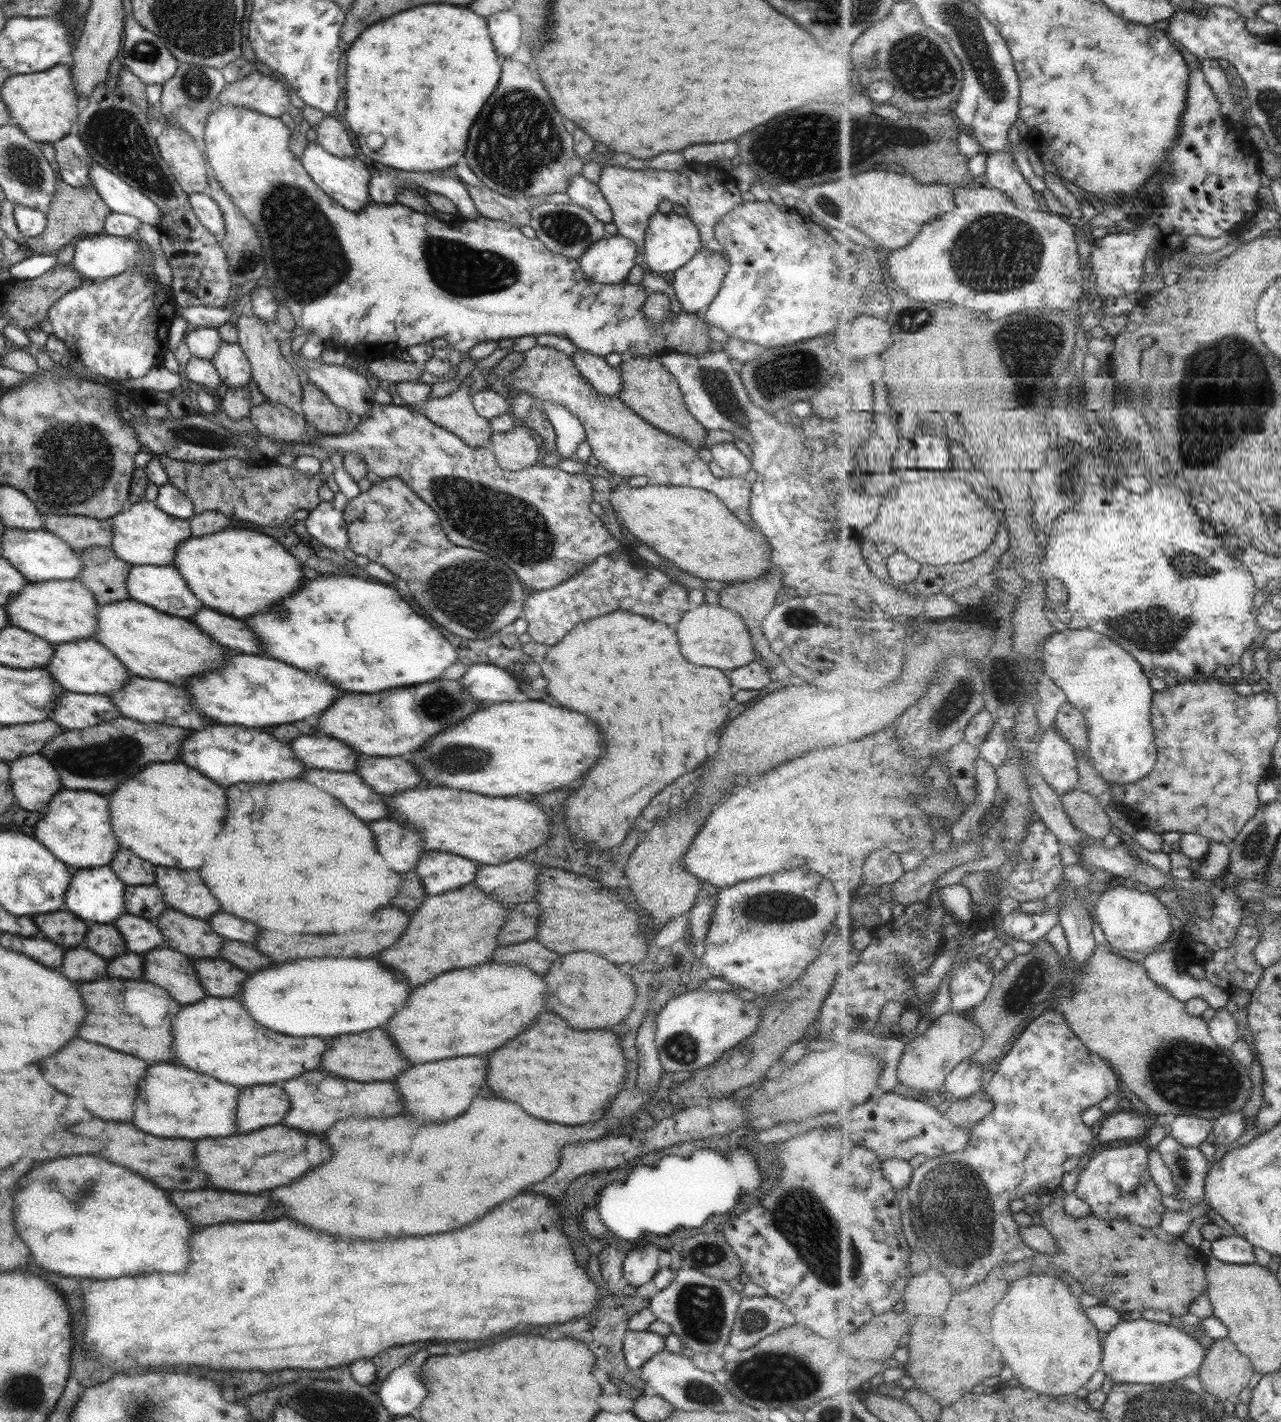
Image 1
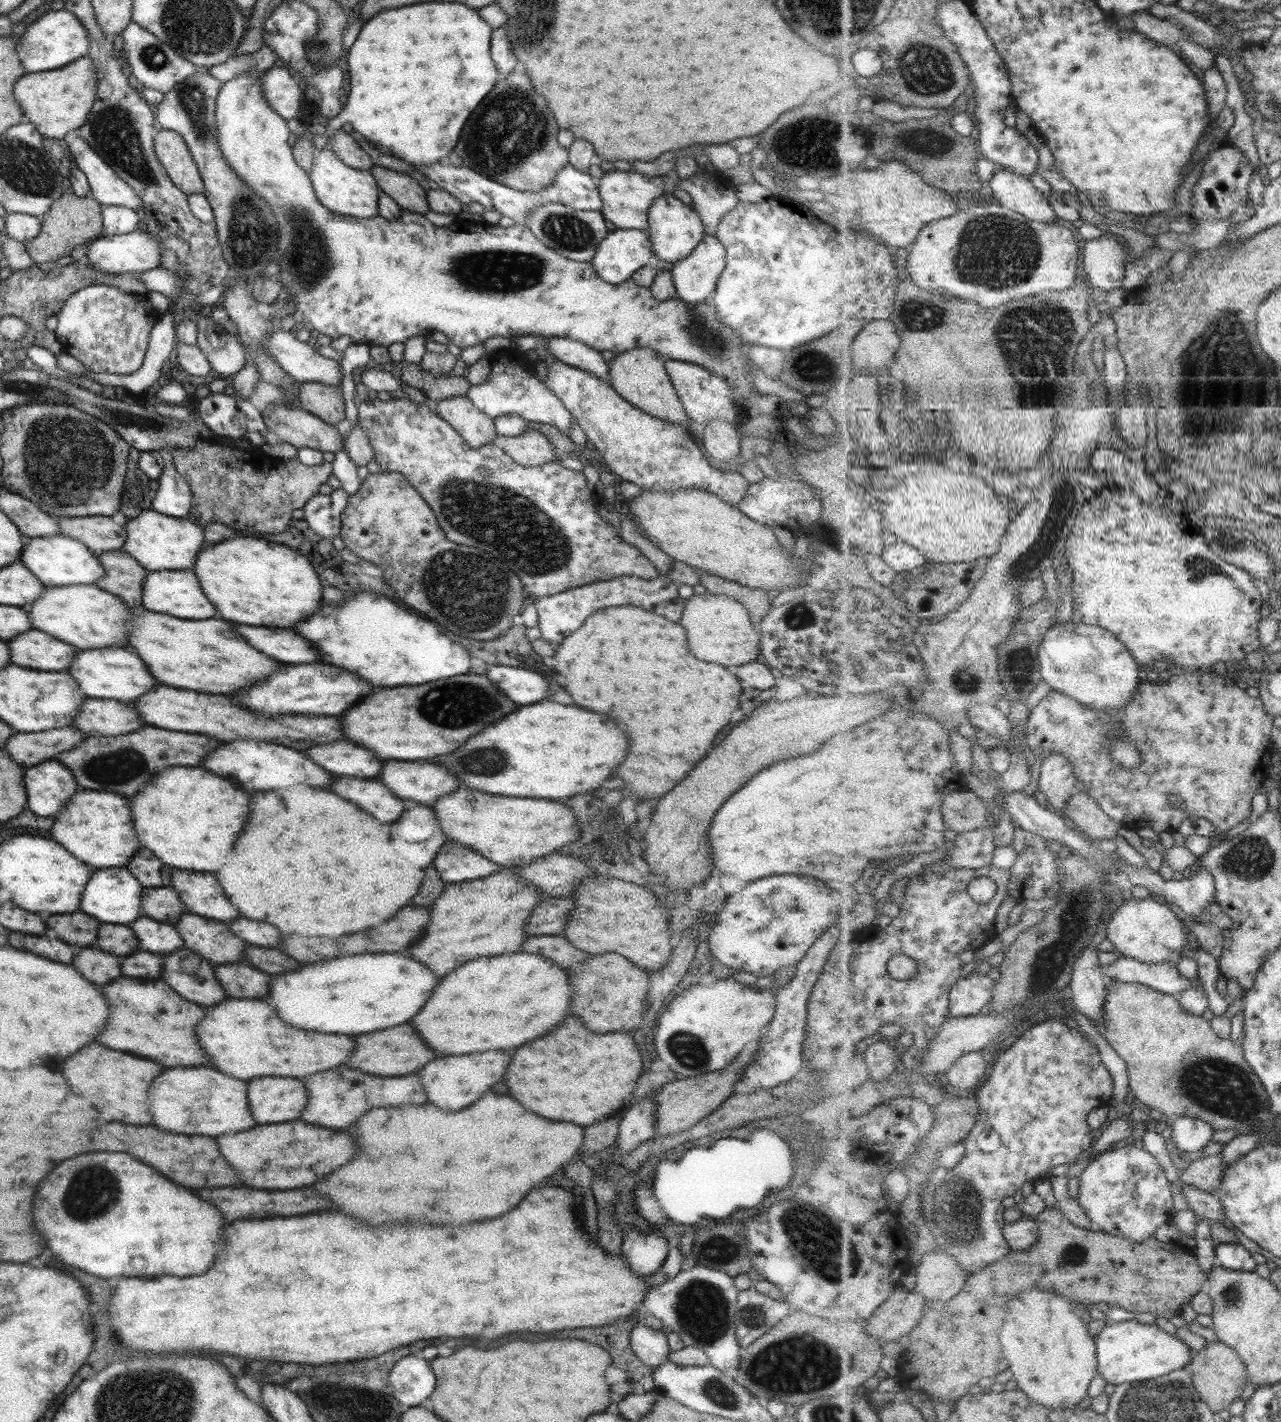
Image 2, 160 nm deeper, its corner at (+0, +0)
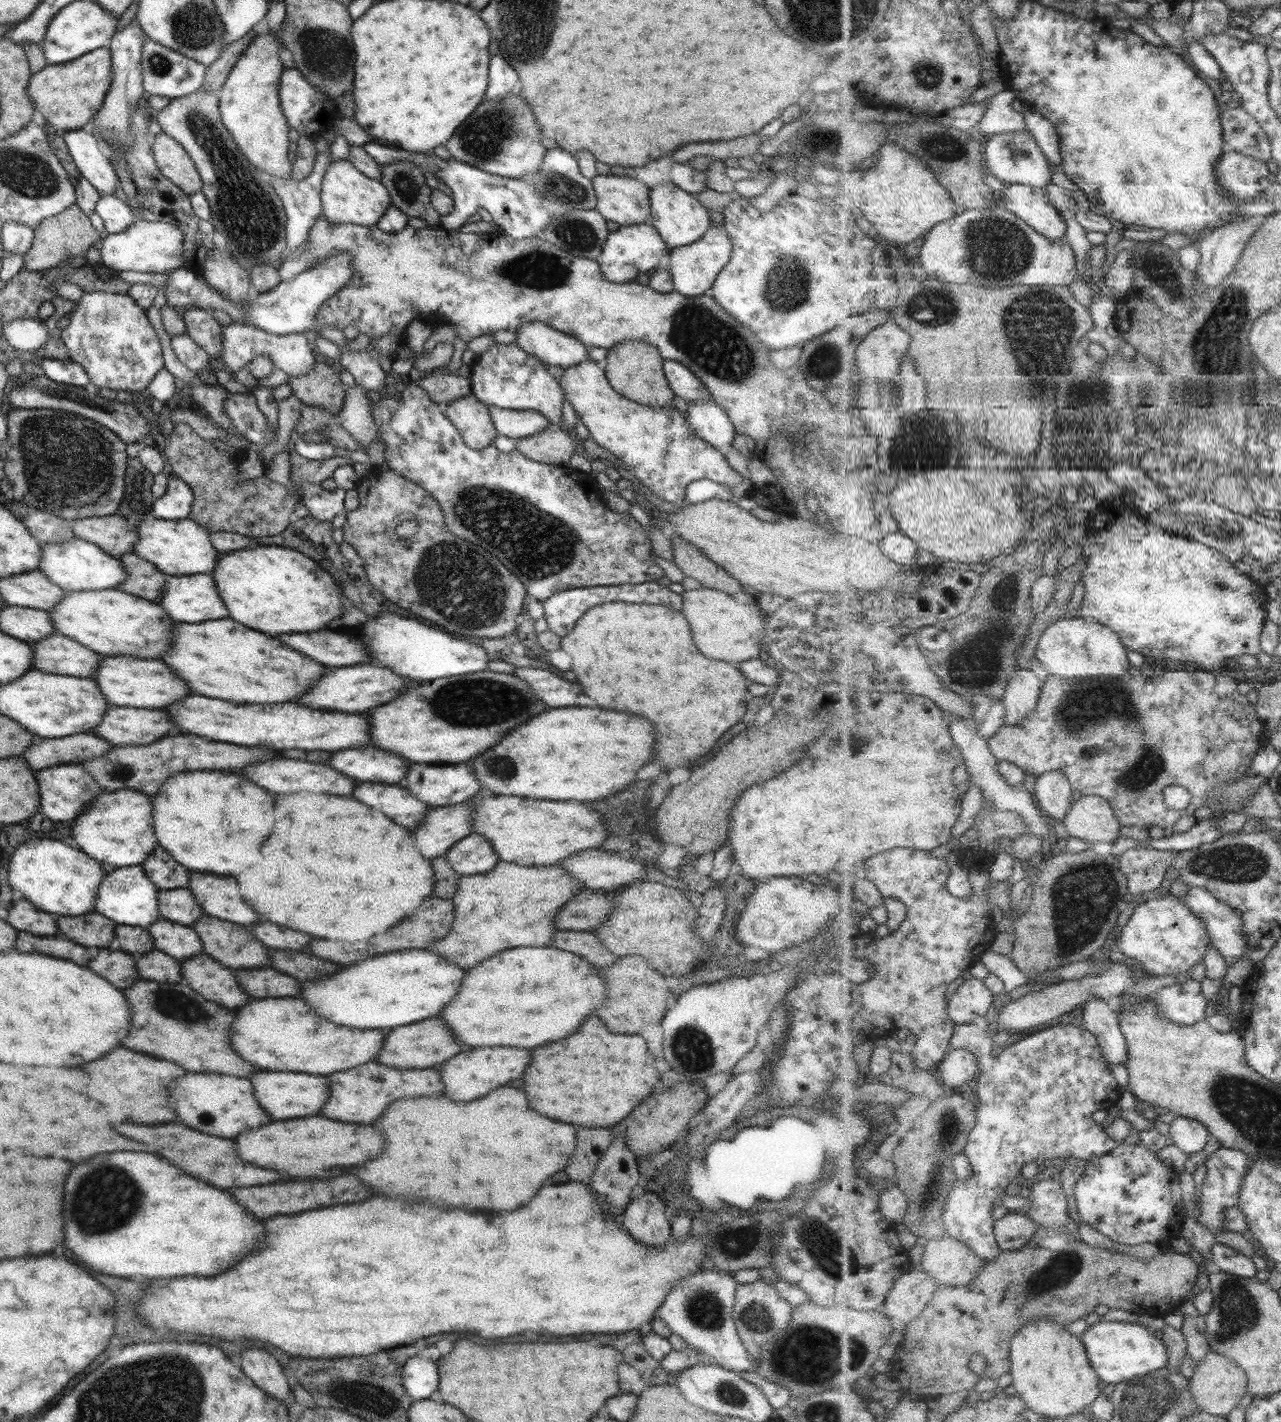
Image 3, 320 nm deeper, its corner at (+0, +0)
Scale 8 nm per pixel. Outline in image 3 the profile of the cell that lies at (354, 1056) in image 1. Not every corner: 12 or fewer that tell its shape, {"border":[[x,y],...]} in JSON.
{"border":[[439,1018],[397,1026],[377,1064],[436,1068],[461,1044]]}

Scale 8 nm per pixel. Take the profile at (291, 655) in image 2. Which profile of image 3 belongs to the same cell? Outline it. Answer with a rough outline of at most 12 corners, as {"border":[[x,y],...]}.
{"border":[[333,632],[281,634],[283,644],[327,666],[369,660],[363,644]]}

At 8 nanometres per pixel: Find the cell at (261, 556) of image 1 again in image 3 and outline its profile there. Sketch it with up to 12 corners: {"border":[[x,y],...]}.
{"border":[[292,549],[217,554],[229,618],[269,636],[341,616],[335,580]]}

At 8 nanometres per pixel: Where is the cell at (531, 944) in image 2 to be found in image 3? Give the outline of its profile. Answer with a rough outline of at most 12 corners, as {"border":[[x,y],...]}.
{"border":[[556,930],[548,946],[579,955],[596,969],[618,956],[590,931]]}

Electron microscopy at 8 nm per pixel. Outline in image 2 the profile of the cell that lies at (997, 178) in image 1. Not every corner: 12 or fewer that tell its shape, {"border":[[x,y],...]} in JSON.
{"border":[[997,167],[1001,205],[1039,222],[1063,222],[1029,177]]}

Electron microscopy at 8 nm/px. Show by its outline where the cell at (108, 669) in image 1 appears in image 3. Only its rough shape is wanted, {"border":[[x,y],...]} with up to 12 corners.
{"border":[[101,659],[109,705],[167,708],[191,694],[159,660]]}

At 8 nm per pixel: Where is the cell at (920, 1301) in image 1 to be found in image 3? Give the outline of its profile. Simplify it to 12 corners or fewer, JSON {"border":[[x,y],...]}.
{"border":[[951,1235],[928,1239],[919,1266],[939,1285],[964,1287],[984,1260]]}

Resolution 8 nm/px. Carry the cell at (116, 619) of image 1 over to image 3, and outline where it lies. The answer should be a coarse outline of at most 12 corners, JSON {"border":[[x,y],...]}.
{"border":[[227,618],[161,660],[193,694],[291,702],[327,670]]}

